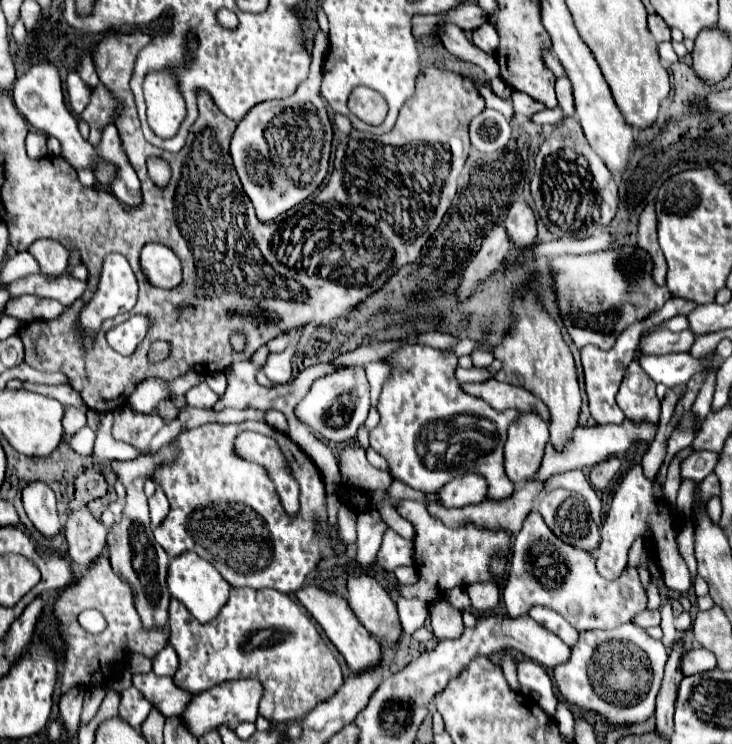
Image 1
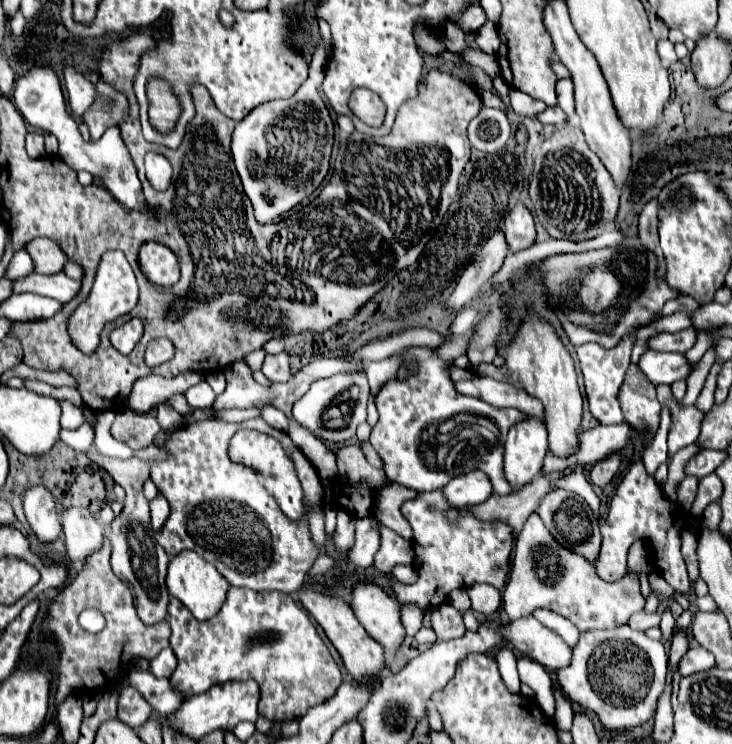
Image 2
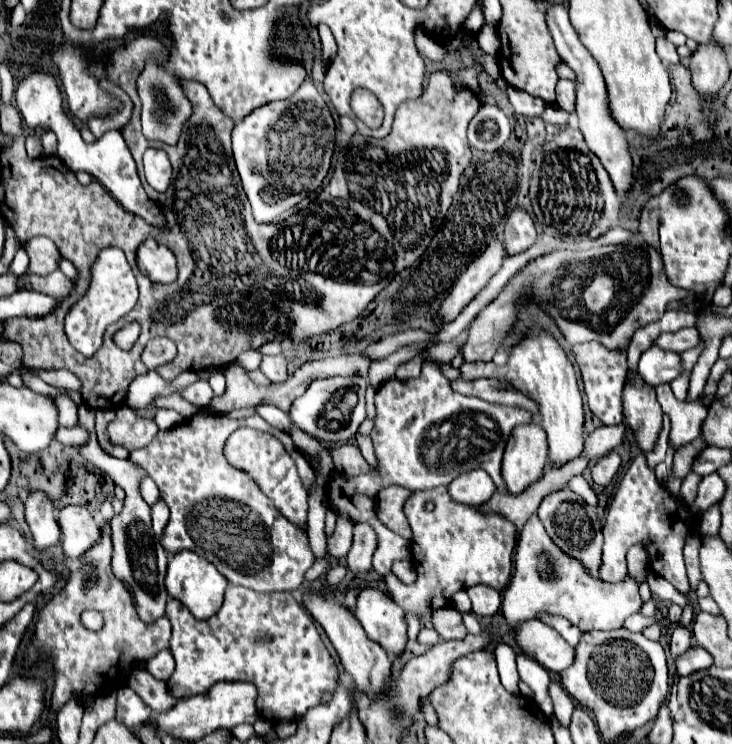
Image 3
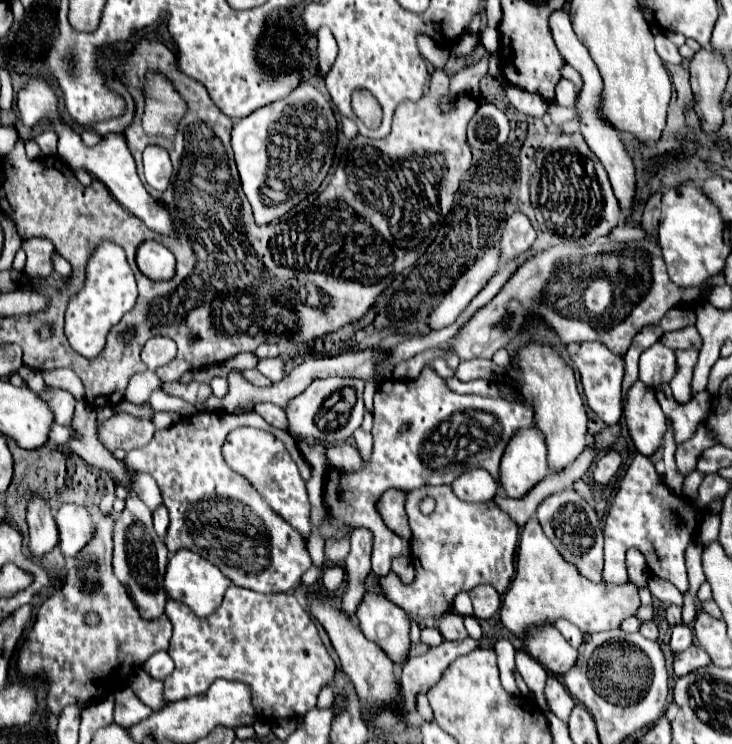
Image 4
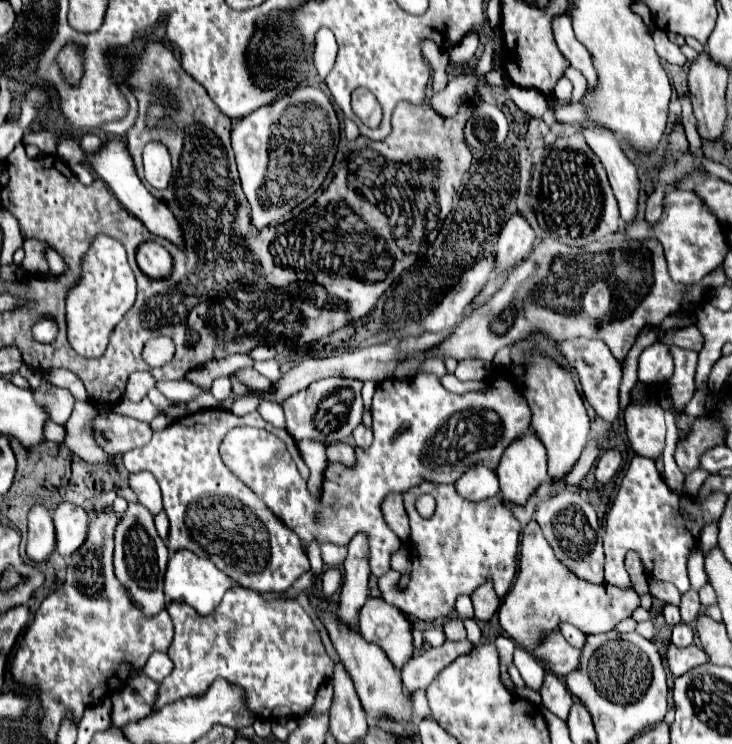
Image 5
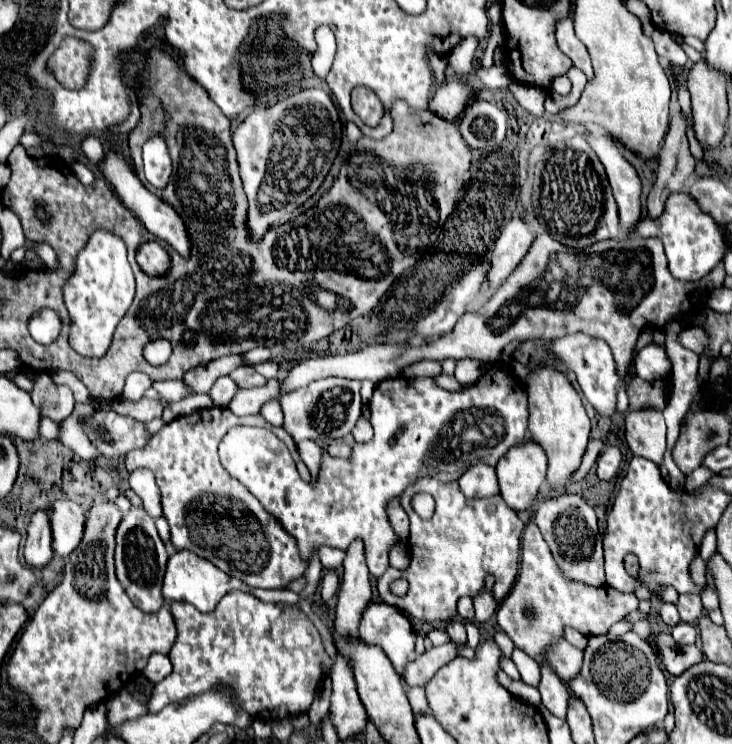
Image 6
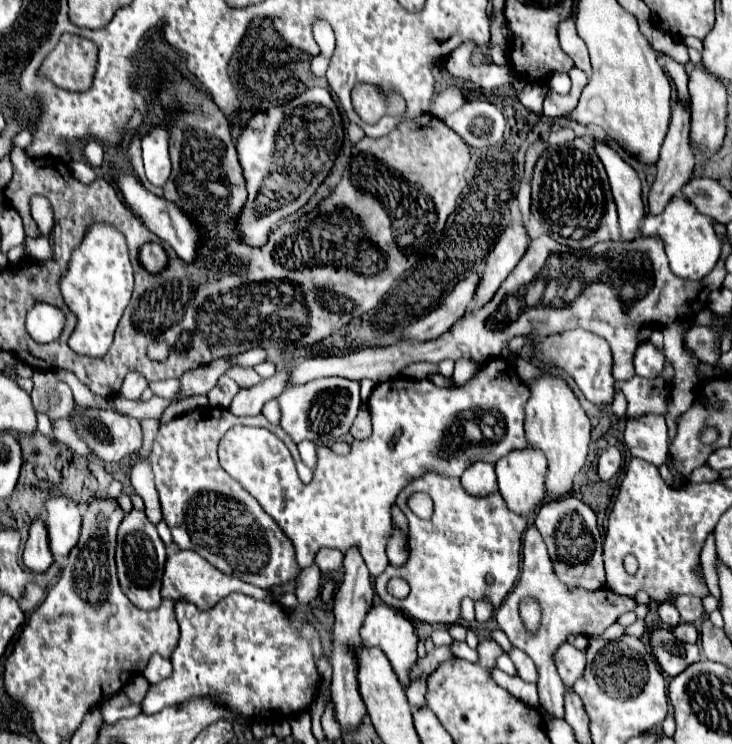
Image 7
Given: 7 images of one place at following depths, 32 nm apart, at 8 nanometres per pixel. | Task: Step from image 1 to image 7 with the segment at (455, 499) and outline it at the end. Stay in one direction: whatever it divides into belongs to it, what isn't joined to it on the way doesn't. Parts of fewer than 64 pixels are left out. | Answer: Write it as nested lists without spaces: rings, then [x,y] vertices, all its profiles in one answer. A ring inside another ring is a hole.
[[[476,462],[466,472],[462,474],[462,486],[466,488],[468,494],[474,496],[488,496],[498,490],[496,484],[496,474],[494,474],[494,464],[488,462]]]

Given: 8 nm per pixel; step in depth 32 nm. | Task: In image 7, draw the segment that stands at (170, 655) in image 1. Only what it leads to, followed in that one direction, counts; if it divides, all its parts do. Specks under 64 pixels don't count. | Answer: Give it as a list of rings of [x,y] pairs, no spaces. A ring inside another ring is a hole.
[[[152,656],[142,674],[150,684],[158,684],[172,674],[172,664],[170,664],[170,660],[164,660],[160,656]]]

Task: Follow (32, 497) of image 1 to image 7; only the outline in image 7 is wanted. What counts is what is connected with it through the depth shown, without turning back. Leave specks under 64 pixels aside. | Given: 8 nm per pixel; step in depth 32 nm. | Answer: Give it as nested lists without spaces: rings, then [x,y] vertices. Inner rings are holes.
[[[40,520],[32,522],[30,526],[30,536],[24,544],[22,562],[34,574],[44,574],[52,564],[52,554],[48,550],[48,534]]]

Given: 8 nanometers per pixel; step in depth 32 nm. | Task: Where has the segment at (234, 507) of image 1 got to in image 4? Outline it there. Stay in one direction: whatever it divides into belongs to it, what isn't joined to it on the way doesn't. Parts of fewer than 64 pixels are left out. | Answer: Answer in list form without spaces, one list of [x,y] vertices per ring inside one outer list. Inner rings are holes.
[[[202,410],[190,414],[170,428],[158,430],[144,448],[126,452],[124,462],[130,470],[148,472],[158,482],[164,506],[170,514],[170,526],[164,542],[172,554],[182,548],[192,550],[218,566],[224,576],[242,588],[264,594],[290,592],[312,566],[310,554],[304,538],[276,512],[272,512],[266,500],[262,500],[262,496],[224,462],[220,446],[228,432],[240,426],[252,426],[274,434],[286,444],[286,450],[298,464],[300,476],[304,480],[310,478],[310,468],[304,462],[292,434],[270,426],[256,412],[236,416],[228,412]]]

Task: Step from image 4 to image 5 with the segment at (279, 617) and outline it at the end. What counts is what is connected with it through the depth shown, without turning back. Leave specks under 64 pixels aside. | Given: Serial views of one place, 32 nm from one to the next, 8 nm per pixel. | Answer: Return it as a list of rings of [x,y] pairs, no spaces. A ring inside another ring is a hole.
[[[232,588],[224,594],[218,608],[208,616],[200,616],[190,604],[184,602],[170,602],[166,610],[170,612],[176,628],[174,642],[168,650],[168,656],[174,662],[174,670],[162,680],[152,710],[160,710],[164,704],[182,700],[186,696],[204,694],[216,678],[224,678],[244,690],[248,710],[260,720],[304,716],[312,708],[318,688],[332,676],[334,662],[326,654],[314,622],[296,600],[268,602],[248,588]]]

